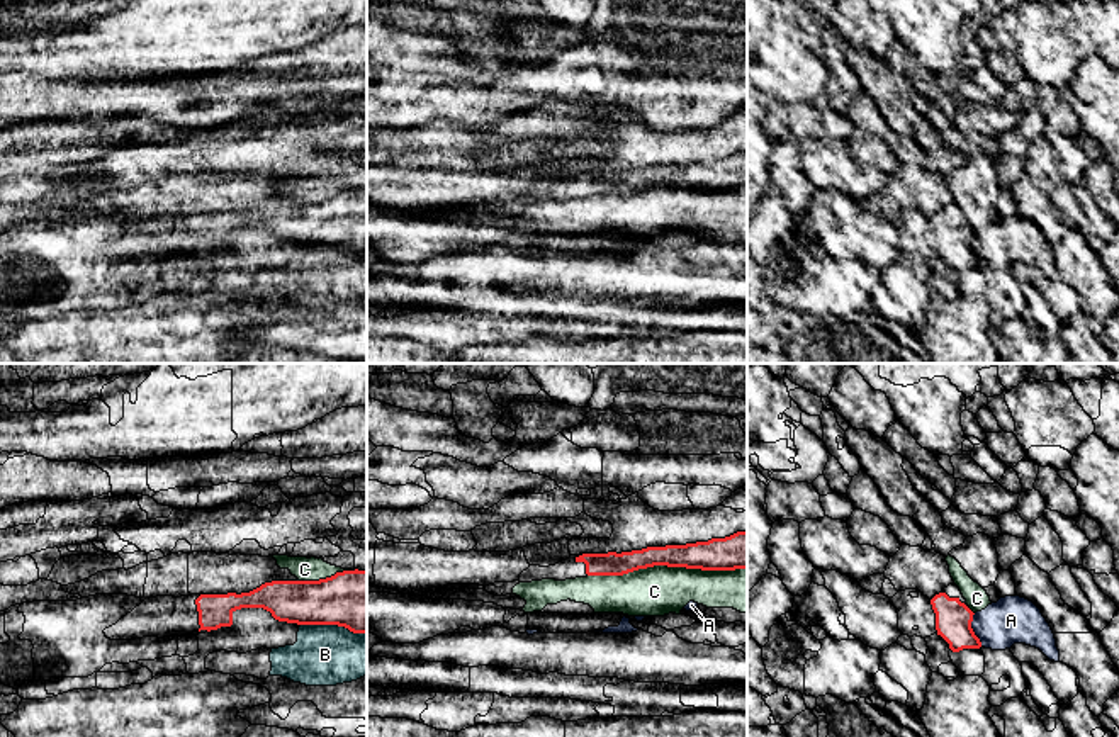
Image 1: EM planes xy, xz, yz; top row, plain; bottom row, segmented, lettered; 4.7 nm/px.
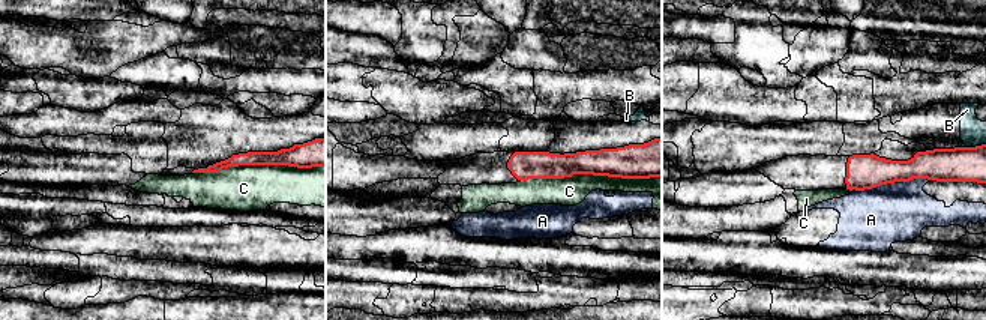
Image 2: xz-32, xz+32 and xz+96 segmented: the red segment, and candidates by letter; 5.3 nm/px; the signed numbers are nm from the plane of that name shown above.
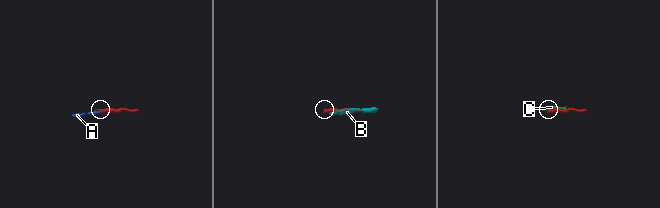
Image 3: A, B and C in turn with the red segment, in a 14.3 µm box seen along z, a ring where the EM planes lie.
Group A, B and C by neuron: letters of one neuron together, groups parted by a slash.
A / B / C

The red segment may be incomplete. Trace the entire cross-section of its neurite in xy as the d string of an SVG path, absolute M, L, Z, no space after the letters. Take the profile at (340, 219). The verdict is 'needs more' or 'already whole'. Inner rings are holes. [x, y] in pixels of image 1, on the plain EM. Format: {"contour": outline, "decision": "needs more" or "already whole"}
{"contour": "M343 190L319 200L272 200L250 212L190 214L146 217L115 245L104 250L110 260L143 256L190 256L200 250L233 245L233 233L241 228L263 228L278 241L297 245L338 245L353 253L367 253L367 190Z", "decision": "needs more"}

